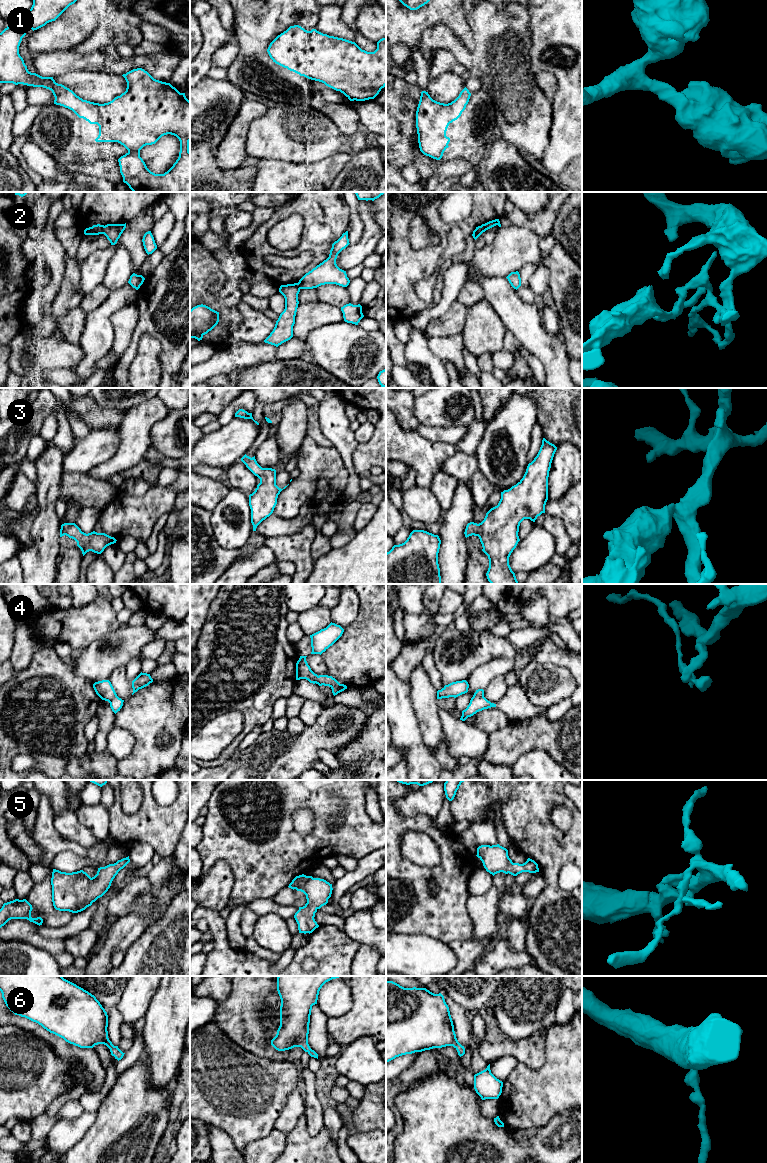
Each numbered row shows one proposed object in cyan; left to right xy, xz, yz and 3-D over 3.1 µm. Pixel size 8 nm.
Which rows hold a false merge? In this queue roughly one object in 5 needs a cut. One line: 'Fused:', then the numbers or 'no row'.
Fused: 2, 4

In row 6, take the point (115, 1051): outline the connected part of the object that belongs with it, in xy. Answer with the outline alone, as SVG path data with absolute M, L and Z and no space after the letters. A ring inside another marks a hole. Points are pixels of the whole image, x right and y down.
M0 976L0 991L15 1015L38 1023L44 1029L80 1048L104 1044L118 1061L123 1053L108 1038L108 1015L94 995L62 976Z

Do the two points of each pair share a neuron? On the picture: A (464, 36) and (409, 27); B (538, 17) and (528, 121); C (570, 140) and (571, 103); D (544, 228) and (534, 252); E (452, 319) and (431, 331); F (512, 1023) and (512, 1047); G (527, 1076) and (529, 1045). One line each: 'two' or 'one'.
A: one
B: two
C: one
D: two
E: one
F: two
G: two

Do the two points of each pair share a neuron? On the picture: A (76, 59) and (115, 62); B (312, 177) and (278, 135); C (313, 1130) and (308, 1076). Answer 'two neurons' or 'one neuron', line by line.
A: one neuron
B: two neurons
C: one neuron

